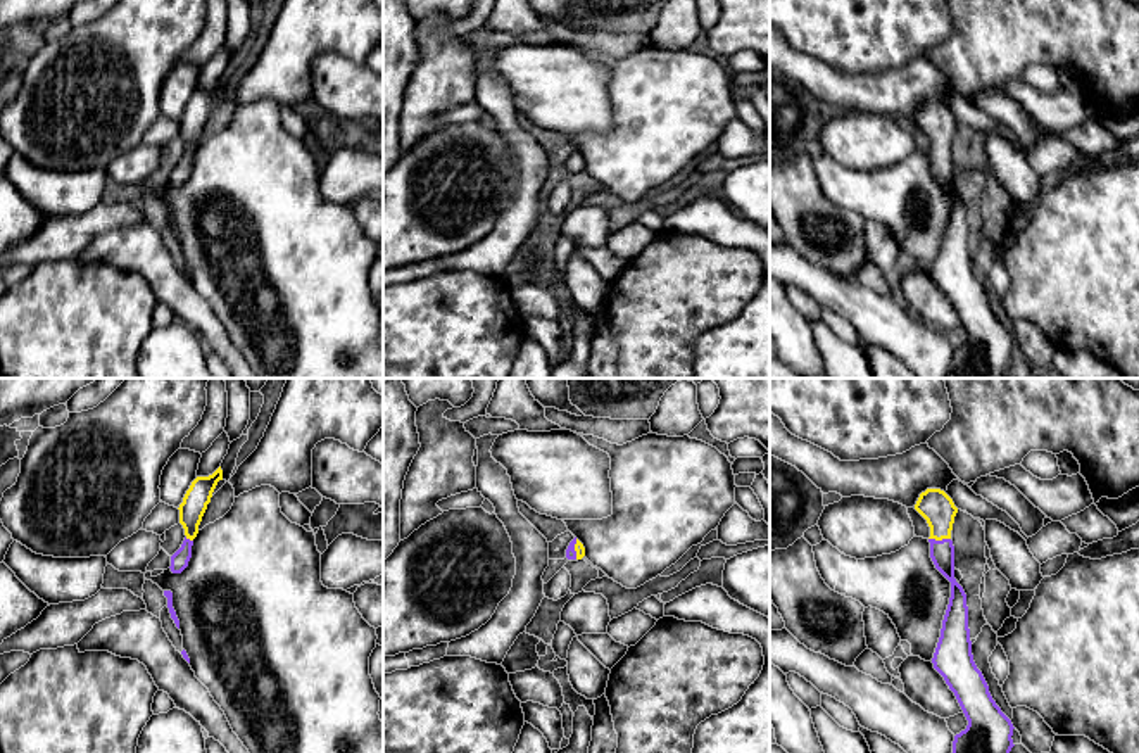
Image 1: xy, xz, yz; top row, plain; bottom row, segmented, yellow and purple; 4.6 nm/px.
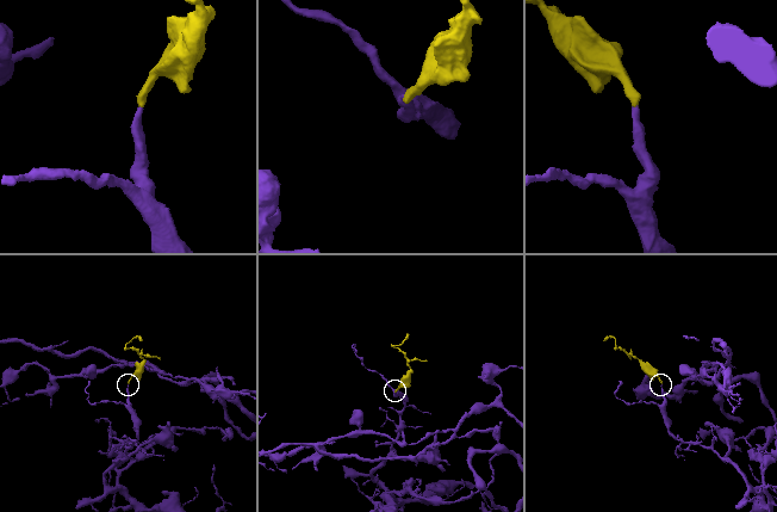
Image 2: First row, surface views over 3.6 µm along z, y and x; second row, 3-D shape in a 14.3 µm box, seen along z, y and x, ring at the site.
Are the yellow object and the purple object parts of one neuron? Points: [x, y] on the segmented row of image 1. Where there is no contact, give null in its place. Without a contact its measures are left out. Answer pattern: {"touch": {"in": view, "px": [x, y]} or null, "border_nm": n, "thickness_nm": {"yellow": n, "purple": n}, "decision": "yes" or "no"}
{"touch": {"in": "yz", "px": [939, 539]}, "border_nm": 100, "thickness_nm": {"yellow": 160, "purple": 110}, "decision": "yes"}

